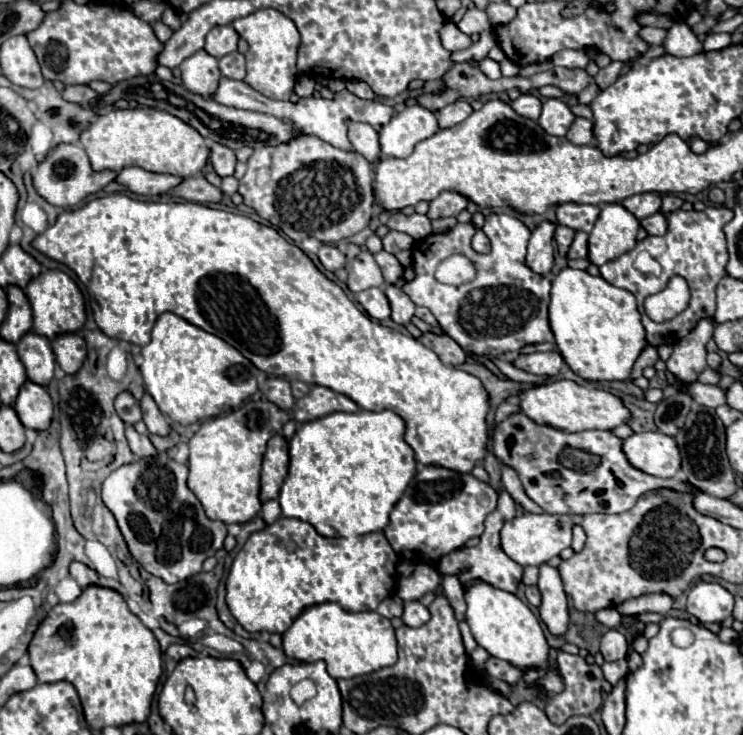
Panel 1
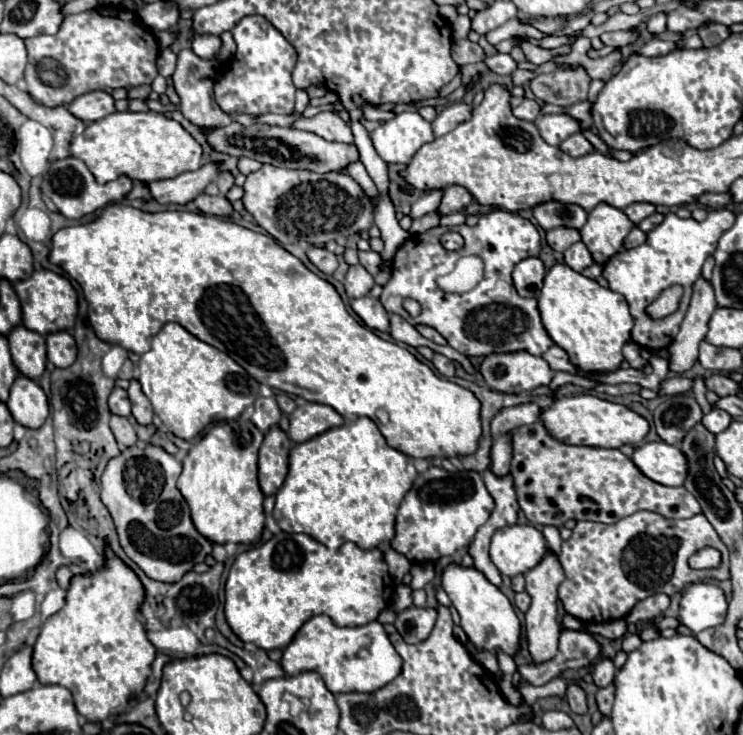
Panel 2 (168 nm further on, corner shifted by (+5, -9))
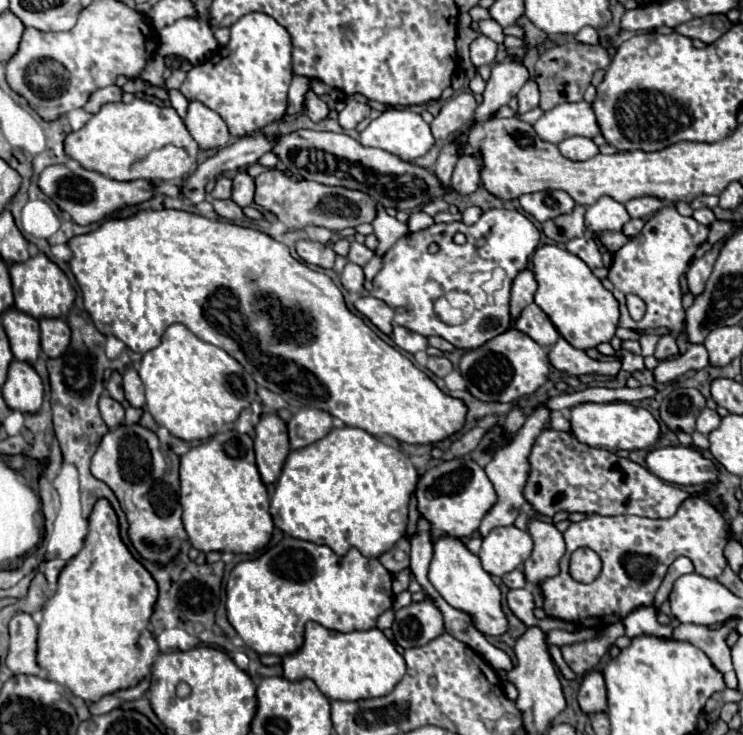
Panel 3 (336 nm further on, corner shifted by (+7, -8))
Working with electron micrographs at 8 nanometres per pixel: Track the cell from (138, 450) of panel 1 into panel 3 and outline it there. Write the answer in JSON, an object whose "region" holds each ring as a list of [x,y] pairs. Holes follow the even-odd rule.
{"region":[[[104,394],[104,396],[100,398],[98,406],[100,406],[102,420],[106,422],[106,426],[108,426],[110,430],[114,430],[116,426],[122,426],[122,424],[124,424],[124,408],[122,408],[116,400],[112,400],[108,394]]]}

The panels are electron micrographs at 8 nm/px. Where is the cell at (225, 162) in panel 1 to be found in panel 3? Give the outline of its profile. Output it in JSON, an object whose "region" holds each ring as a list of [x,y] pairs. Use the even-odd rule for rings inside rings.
{"region":[[[220,176],[220,178],[216,180],[216,186],[214,186],[212,196],[226,200],[226,198],[230,198],[230,192],[232,192],[232,180],[226,178],[226,176]]]}

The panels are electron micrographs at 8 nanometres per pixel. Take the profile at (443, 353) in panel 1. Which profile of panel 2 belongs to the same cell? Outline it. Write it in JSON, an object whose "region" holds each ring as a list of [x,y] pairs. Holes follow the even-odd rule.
{"region":[[[436,353],[434,359],[432,359],[432,365],[436,367],[436,371],[438,371],[440,375],[444,375],[444,377],[454,377],[454,363],[452,363],[450,359],[446,359],[444,355]]]}

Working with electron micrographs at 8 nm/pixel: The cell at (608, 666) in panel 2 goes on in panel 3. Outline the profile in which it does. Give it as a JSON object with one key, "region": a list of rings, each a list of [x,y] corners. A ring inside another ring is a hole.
{"region":[[[592,670],[584,676],[584,682],[578,692],[578,702],[586,714],[606,710],[606,686],[604,676],[600,672]]]}

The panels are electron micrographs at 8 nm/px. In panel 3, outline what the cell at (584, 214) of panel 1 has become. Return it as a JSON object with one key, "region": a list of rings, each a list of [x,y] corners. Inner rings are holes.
{"region":[[[558,190],[524,194],[518,198],[518,202],[524,212],[534,216],[538,222],[546,222],[548,218],[556,218],[560,214],[570,214],[576,208],[576,202],[566,192]]]}

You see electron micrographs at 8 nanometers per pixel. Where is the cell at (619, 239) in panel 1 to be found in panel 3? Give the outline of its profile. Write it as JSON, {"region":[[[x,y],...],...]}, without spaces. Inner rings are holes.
{"region":[[[602,196],[598,202],[586,208],[584,224],[592,240],[598,244],[600,252],[604,252],[604,244],[600,242],[600,232],[604,230],[622,230],[622,226],[630,220],[624,204],[612,200],[610,196]]]}

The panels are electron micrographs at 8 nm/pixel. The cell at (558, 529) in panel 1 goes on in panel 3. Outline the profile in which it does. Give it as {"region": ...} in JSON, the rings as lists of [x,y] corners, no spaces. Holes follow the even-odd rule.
{"region":[[[516,526],[494,528],[480,548],[482,568],[492,576],[504,576],[520,568],[532,554],[532,538]]]}

